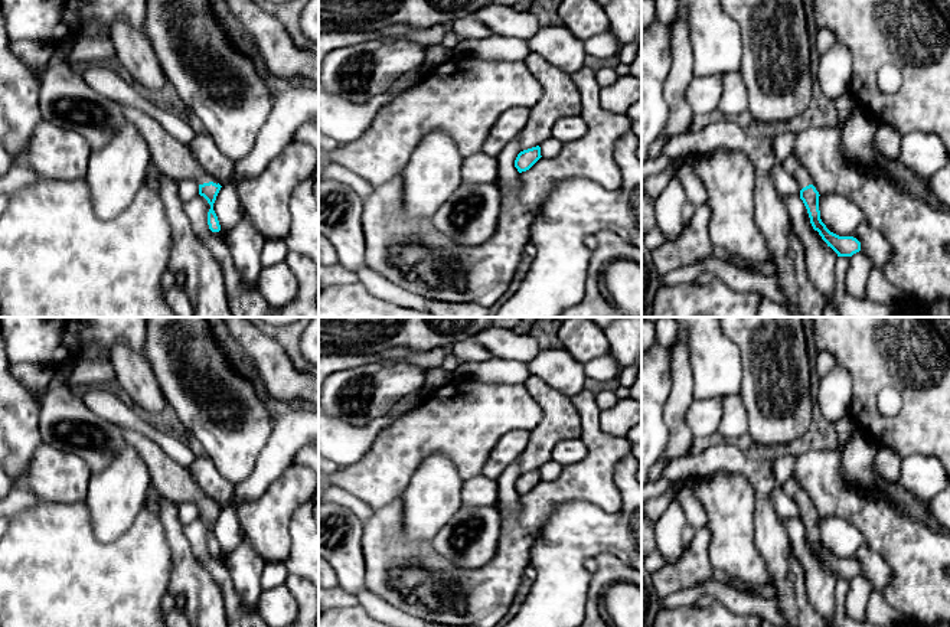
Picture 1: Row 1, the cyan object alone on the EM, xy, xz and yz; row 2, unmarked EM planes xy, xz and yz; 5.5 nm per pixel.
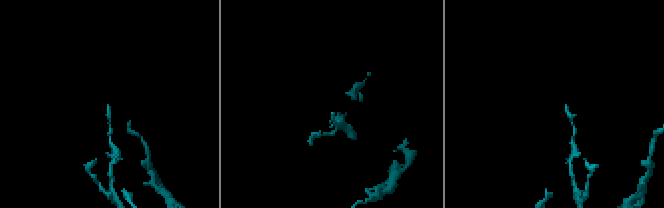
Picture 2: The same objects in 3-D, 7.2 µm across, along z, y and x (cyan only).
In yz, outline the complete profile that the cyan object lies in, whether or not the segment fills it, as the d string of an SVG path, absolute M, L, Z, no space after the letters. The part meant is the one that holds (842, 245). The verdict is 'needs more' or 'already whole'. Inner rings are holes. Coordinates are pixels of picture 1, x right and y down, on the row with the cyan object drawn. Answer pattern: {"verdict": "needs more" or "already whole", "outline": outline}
{"verdict": "needs more", "outline": "M791 153L783 163L783 169L789 173L800 186L800 199L803 200L810 223L814 231L819 232L822 239L830 246L838 257L852 257L861 251L861 242L853 236L839 236L830 232L820 219L819 210L819 192L816 190L813 180L806 167Z"}

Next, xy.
{"verdict": "needs more", "outline": "M121 107L125 120L136 125L147 141L154 166L177 183L193 180L199 184L199 195L210 205L208 212L209 229L219 232L221 225L213 210L213 203L222 187L219 182L203 170L186 144L170 135L154 118L134 107Z"}

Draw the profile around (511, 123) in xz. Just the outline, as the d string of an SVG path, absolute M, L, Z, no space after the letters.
M515 107L505 111L490 128L481 151L490 157L497 157L510 141L519 137L529 115L531 108L526 107Z

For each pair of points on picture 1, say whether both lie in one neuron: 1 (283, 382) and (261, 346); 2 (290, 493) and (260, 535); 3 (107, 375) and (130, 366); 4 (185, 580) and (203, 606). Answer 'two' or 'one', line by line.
1: one
2: one
3: two
4: one

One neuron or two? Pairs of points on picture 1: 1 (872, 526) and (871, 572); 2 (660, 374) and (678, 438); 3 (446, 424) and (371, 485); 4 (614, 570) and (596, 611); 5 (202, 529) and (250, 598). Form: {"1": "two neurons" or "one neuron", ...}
{"1": "two neurons", "2": "two neurons", "3": "one neuron", "4": "one neuron", "5": "two neurons"}

